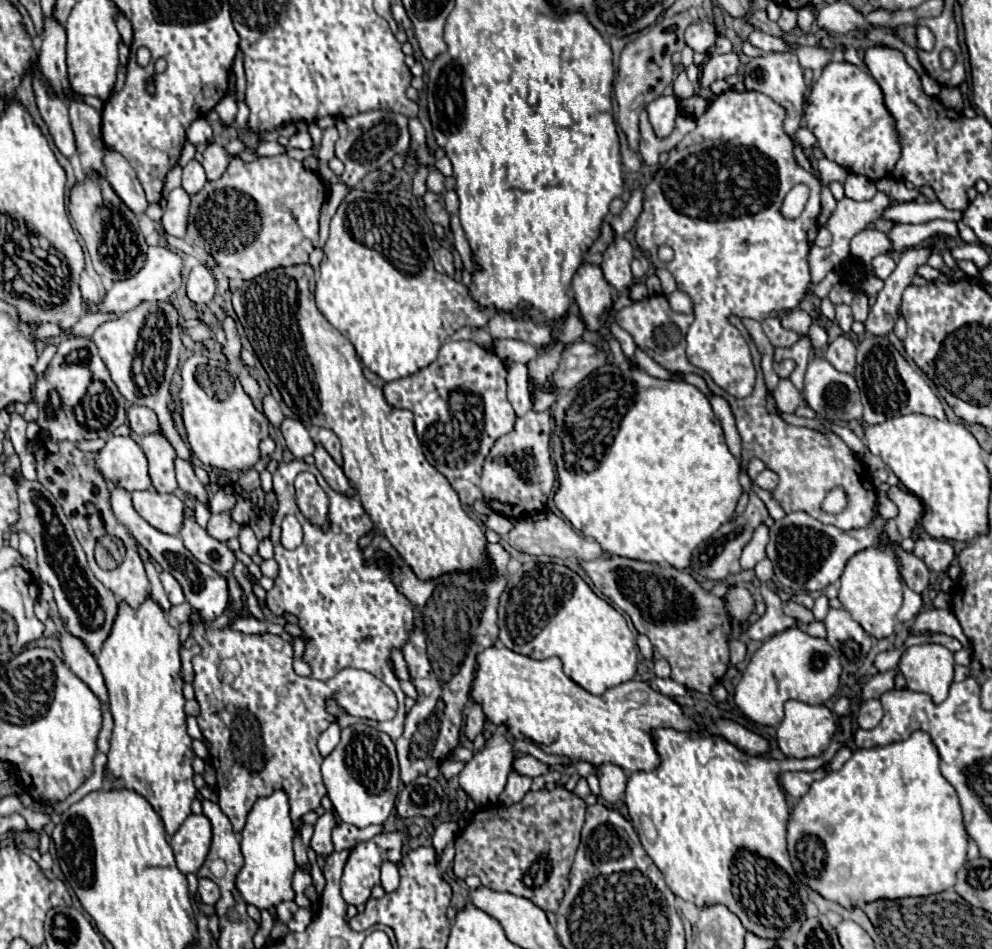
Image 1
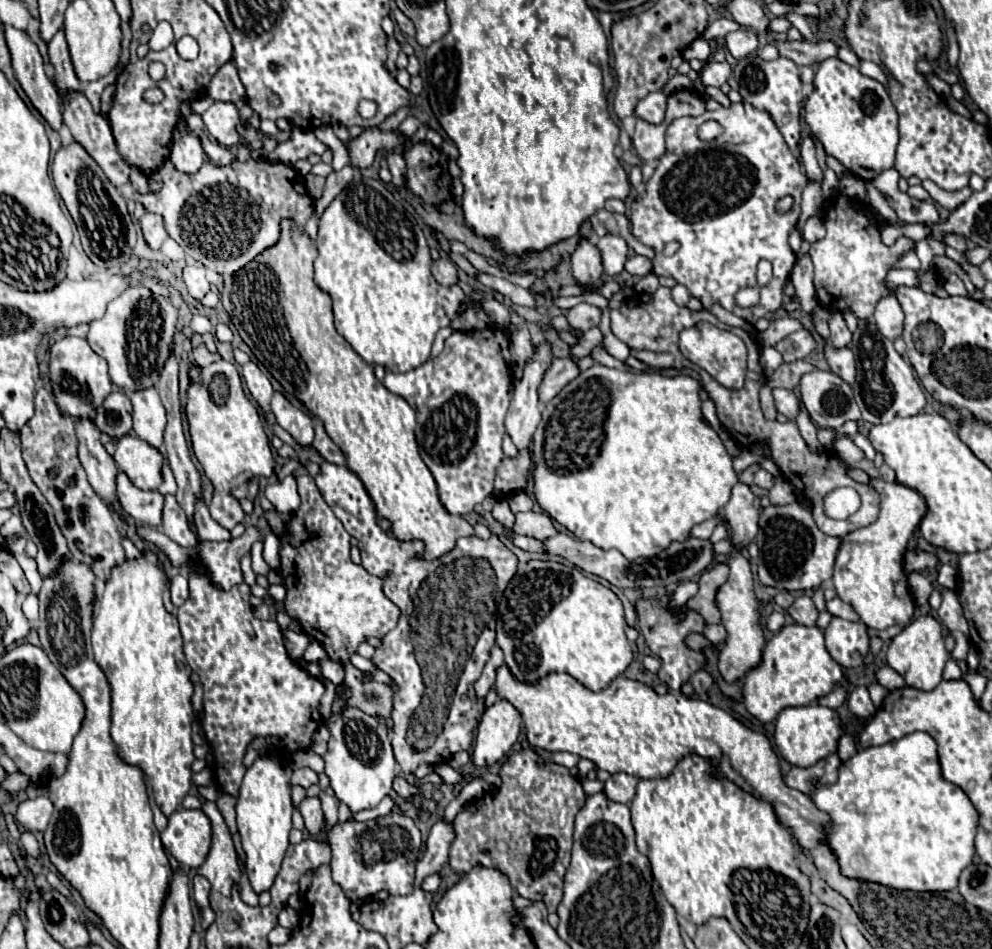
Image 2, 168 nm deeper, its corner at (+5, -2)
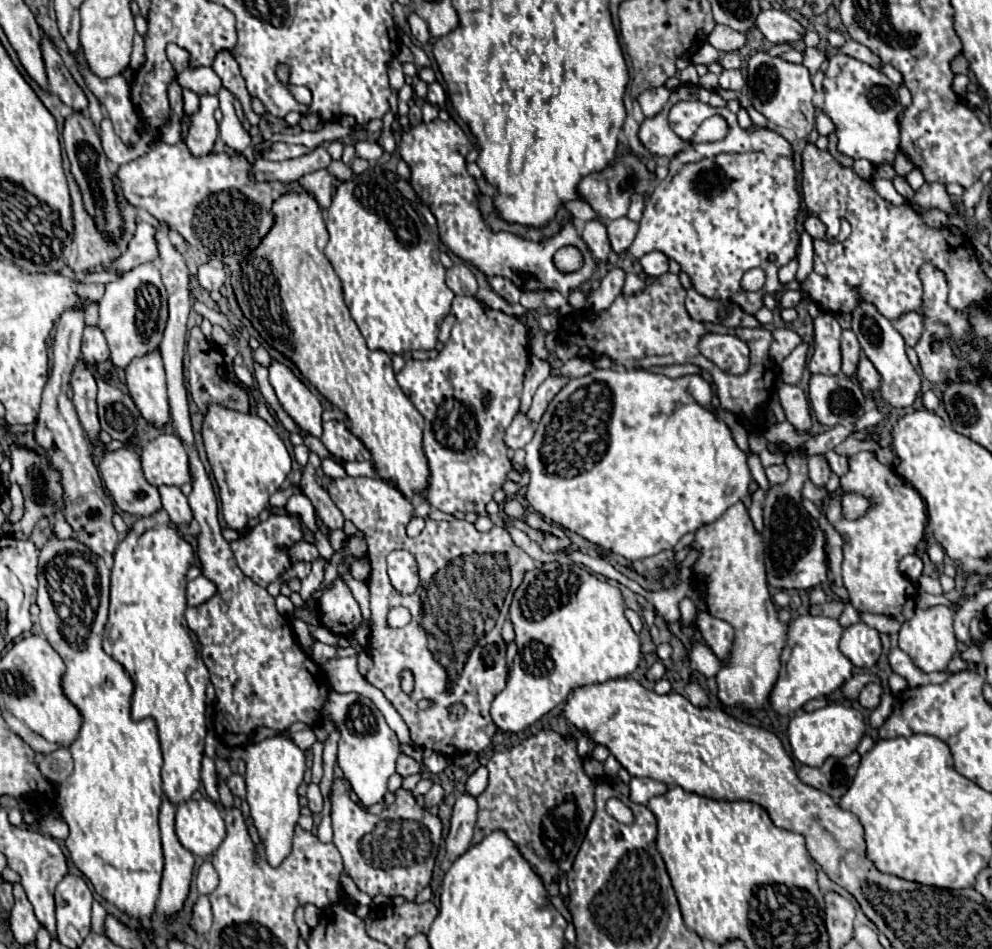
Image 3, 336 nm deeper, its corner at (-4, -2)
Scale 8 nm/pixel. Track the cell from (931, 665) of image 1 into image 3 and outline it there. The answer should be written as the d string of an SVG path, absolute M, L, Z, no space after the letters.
M948 606L916 608L914 616L906 620L900 628L900 648L914 660L914 664L924 672L946 670L952 654L958 650L954 636L954 612Z

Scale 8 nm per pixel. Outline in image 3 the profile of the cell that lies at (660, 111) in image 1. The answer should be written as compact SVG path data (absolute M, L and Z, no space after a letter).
M660 86L660 88L652 88L652 90L642 92L636 100L638 100L644 116L654 116L664 108L664 104L668 102L668 96L670 96L670 92L664 86Z

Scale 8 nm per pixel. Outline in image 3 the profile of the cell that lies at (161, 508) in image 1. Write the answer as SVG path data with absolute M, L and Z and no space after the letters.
M120 448L120 450L112 450L112 452L106 450L100 460L100 476L104 480L106 490L110 492L112 500L114 500L114 504L120 510L130 512L134 516L146 516L146 514L154 514L158 508L162 508L162 502L158 498L158 488L148 484L142 474L140 456L136 456L128 448Z

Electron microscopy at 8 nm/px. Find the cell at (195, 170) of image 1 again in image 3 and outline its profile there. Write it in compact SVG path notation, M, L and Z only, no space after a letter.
M204 94L200 96L198 112L188 116L190 128L184 142L194 156L206 156L214 148L214 140L218 138L218 124L214 120L216 108L218 108L218 96Z

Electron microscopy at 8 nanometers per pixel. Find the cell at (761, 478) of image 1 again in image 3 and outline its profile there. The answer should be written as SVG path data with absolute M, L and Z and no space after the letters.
M782 464L782 466L768 466L766 468L766 476L768 476L768 482L770 484L782 484L788 480L788 468Z

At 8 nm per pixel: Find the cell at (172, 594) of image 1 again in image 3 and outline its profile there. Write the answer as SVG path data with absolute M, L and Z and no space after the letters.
M198 576L196 580L188 582L188 588L186 588L188 606L200 606L206 600L210 600L214 594L216 594L216 584L206 576Z

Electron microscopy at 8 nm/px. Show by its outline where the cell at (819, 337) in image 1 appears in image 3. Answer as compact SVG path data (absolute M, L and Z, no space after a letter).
M802 342L800 346L796 346L788 358L784 358L784 362L780 364L780 378L786 384L798 384L806 366L806 354L808 354L808 346Z

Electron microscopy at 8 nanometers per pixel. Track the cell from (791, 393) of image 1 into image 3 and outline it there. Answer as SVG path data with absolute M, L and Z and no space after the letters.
M784 384L778 390L780 404L784 408L786 420L798 430L798 432L808 432L812 428L812 418L810 418L810 408L804 392L798 386Z

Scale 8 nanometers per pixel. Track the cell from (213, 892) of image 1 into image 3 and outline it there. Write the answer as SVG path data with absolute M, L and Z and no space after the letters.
M206 860L206 862L198 868L198 892L200 892L200 894L210 894L216 886L218 886L218 872L214 870L212 862Z

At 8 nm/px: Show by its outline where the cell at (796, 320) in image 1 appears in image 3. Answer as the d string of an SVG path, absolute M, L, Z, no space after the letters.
M776 328L772 332L772 336L774 336L774 342L770 346L770 358L776 364L780 364L802 342L800 336L794 330L790 330L790 328Z

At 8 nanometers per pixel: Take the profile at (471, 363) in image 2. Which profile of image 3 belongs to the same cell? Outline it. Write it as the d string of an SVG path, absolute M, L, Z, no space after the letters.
M456 296L450 312L456 316L456 322L452 326L450 340L438 356L430 360L406 360L406 366L396 374L396 380L424 418L424 454L428 458L430 476L428 486L420 496L430 506L448 514L476 512L482 516L486 514L486 504L506 482L506 474L512 470L508 448L504 444L504 430L510 426L520 406L518 390L522 390L524 372L530 362L528 326L516 316L488 308L476 296Z

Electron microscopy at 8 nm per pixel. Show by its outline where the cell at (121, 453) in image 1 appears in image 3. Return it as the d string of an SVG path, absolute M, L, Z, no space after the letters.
M162 434L148 442L140 454L142 470L150 484L182 486L192 482L184 442L174 434Z

